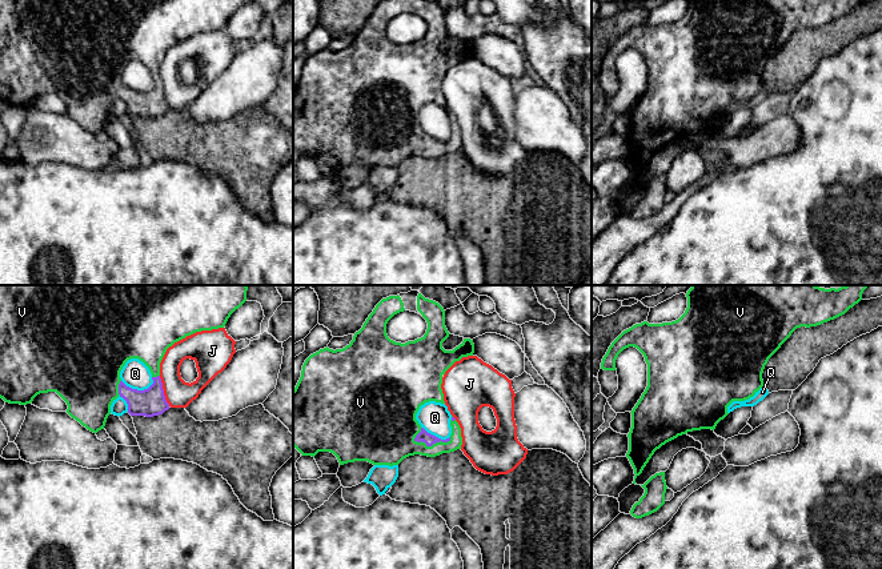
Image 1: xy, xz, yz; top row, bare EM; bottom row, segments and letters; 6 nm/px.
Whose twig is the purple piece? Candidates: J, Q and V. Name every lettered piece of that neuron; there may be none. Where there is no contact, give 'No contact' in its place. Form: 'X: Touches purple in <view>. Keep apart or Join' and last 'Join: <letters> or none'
J: Touches purple in xy. Keep apart
Q: Touches purple in xy. Keep apart
V: Touches purple in xz. Join
Join: V

